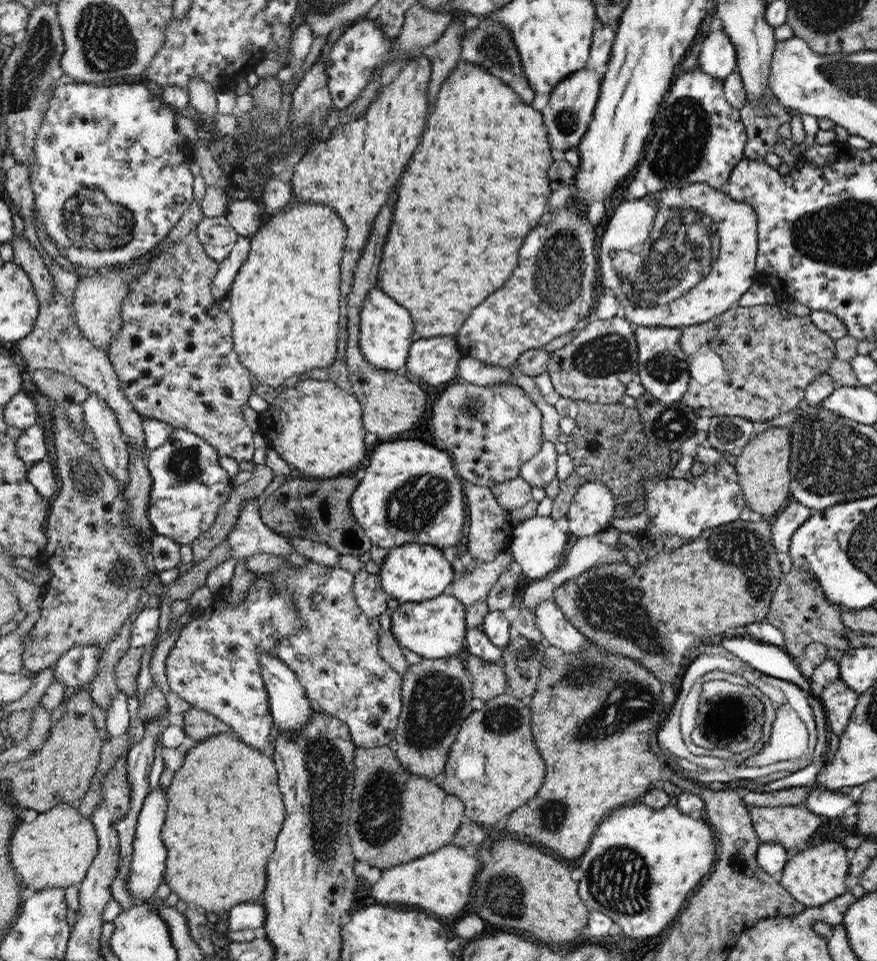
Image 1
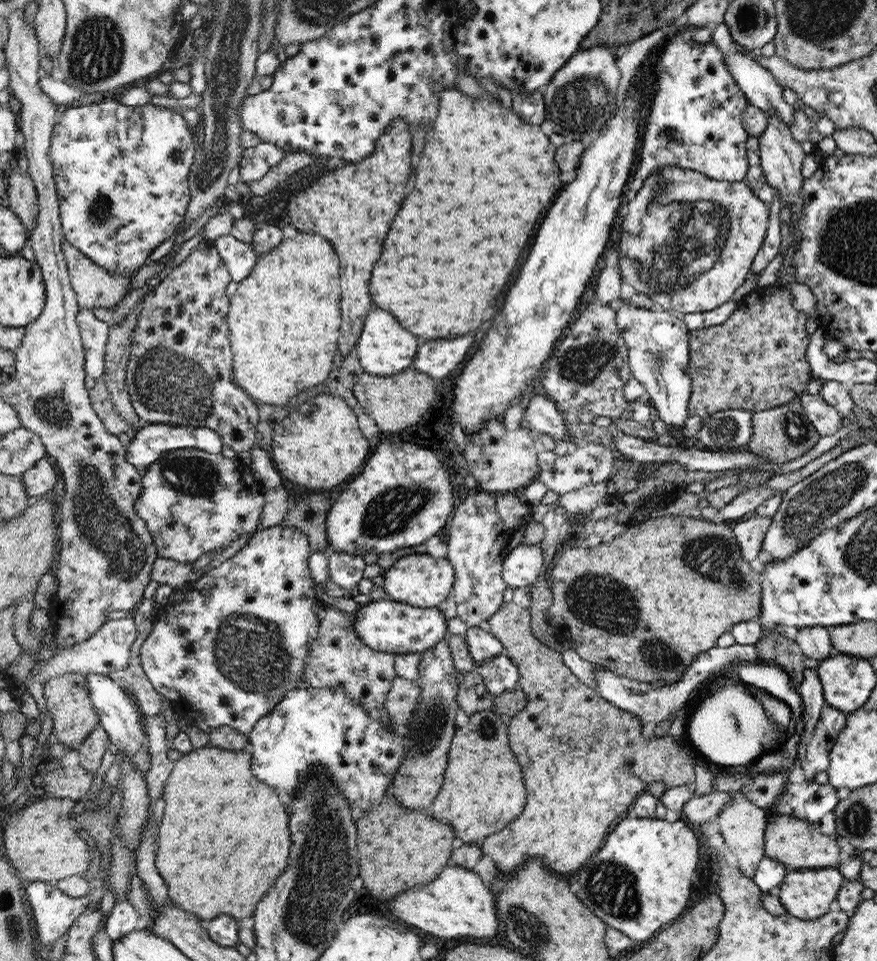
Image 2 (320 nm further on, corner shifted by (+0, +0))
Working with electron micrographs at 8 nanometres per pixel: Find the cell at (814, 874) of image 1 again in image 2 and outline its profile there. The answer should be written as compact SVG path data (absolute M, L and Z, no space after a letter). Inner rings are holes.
M838 868L789 870L781 885L779 899L788 914L802 920L816 920L829 912L830 904L841 890L842 873Z

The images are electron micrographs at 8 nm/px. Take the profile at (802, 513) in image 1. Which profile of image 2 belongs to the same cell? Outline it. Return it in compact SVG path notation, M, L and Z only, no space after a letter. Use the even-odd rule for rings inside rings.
M757 515L734 525L734 535L738 538L742 558L748 561L758 558L764 543L764 536L770 526L772 526L771 518Z

